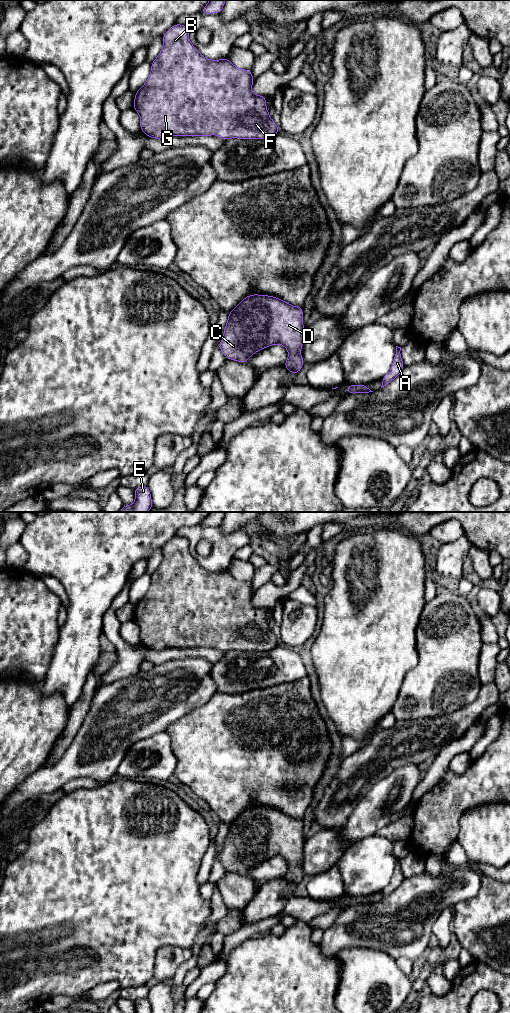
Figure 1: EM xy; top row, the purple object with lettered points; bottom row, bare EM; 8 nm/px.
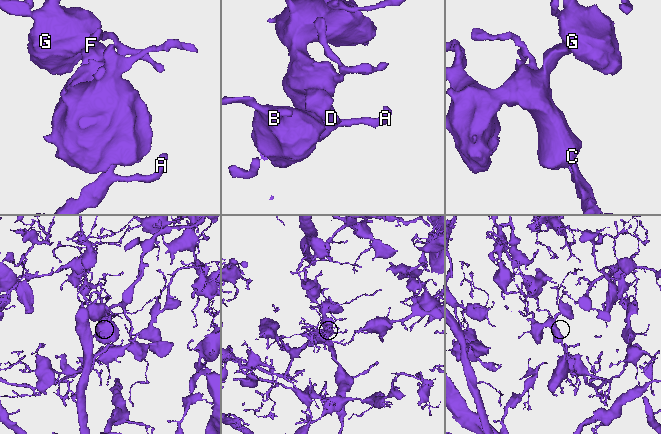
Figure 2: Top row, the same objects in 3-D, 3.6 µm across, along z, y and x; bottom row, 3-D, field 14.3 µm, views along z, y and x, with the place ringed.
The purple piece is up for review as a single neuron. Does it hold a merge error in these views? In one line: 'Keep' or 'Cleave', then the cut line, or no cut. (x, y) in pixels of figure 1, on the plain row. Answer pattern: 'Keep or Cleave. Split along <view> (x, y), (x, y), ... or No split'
Keep. No split

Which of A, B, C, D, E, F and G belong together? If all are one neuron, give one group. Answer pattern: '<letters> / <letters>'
A B C D E F G

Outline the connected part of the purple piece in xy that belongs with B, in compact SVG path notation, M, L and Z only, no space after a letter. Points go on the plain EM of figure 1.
M174 536L163 547L163 559L151 575L151 584L144 597L135 605L133 620L140 628L142 644L154 651L169 648L213 648L226 652L271 651L279 644L279 639L270 630L266 619L266 609L252 604L254 594L251 582L237 580L228 570L207 571L190 554L189 541L182 536Z

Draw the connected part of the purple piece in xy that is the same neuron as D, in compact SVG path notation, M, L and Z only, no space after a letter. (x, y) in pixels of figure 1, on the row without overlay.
M252 806L241 812L228 826L219 859L227 871L246 876L248 870L257 863L280 856L289 866L284 878L290 885L297 887L305 875L303 868L299 865L303 859L304 841L302 819L292 818L277 809Z

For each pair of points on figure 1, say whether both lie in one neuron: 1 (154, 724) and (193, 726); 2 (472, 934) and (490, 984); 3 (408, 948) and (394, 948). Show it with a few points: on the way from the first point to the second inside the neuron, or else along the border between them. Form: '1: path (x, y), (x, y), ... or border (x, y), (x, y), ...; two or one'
1: border (189, 712), (172, 722), (164, 731); two
2: border (474, 960), (484, 962), (499, 972); two
3: path (405, 948), (397, 948); one

